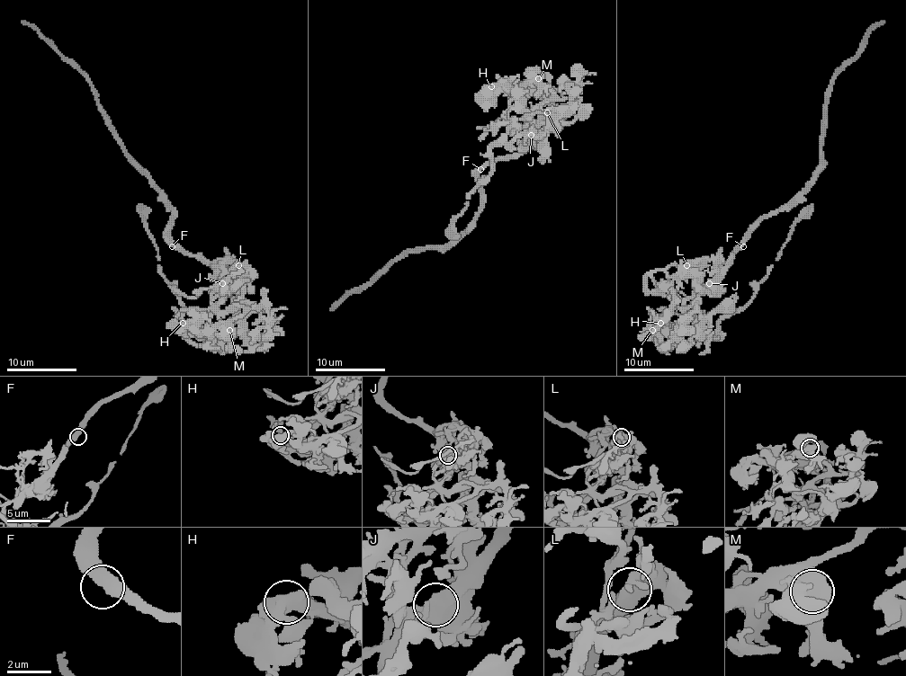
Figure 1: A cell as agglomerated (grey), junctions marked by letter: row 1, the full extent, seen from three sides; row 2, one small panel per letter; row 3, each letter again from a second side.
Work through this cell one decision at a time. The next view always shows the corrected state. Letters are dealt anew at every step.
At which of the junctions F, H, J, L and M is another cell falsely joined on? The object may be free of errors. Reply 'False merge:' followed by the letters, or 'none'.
False merge: J

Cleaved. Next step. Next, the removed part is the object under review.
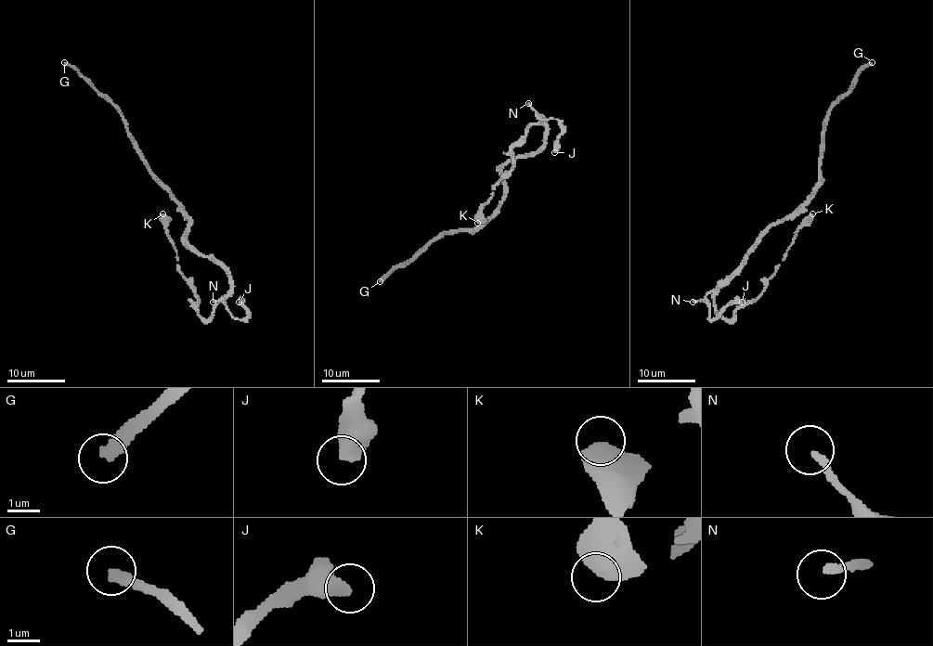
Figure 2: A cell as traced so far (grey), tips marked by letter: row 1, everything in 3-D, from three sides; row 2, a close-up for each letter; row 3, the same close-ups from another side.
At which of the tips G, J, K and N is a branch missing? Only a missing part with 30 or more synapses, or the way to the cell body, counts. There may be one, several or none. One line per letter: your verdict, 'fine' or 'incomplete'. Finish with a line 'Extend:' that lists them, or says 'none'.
G: incomplete
J: fine
K: fine
N: fine
Extend: G

